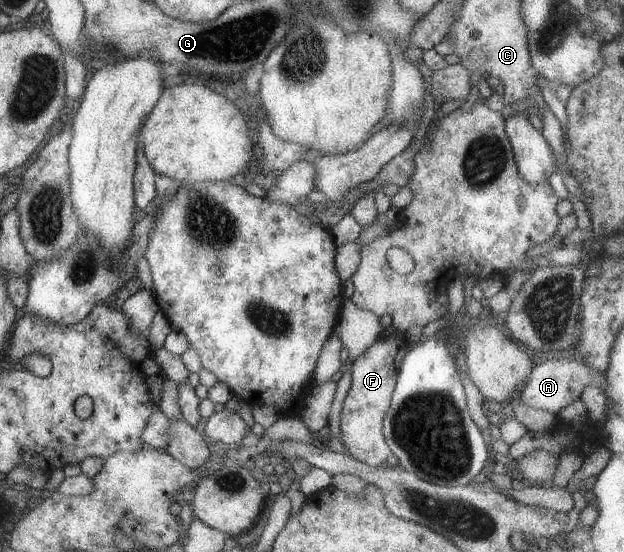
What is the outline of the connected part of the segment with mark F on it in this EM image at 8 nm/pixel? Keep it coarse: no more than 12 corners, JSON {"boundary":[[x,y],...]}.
{"boundary":[[405,334],[370,344],[352,363],[340,410],[345,453],[398,465],[382,435]]}

